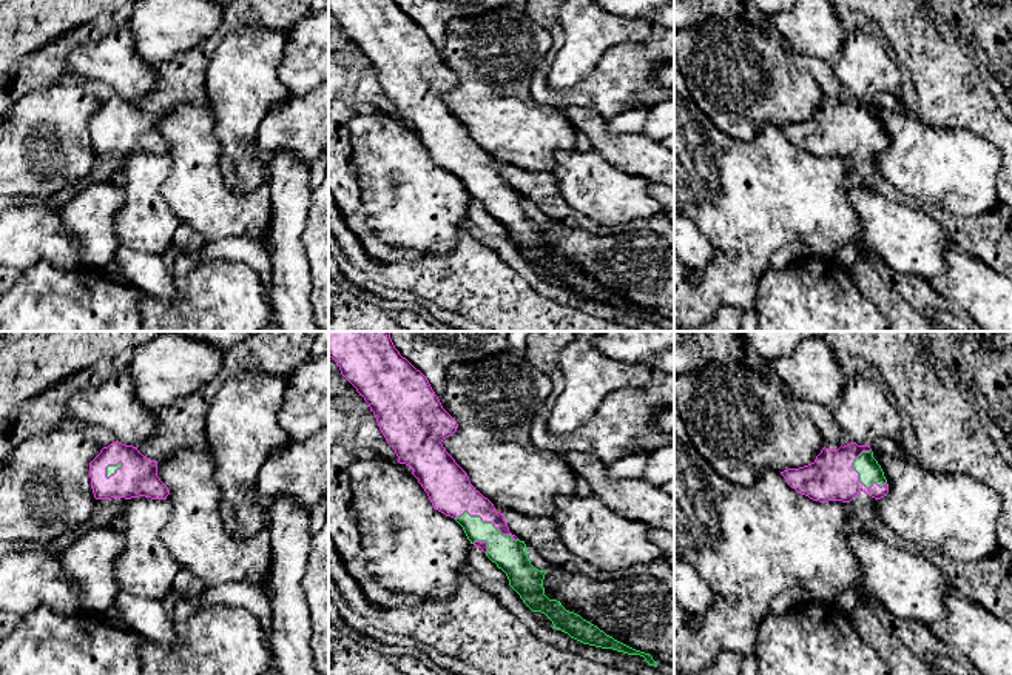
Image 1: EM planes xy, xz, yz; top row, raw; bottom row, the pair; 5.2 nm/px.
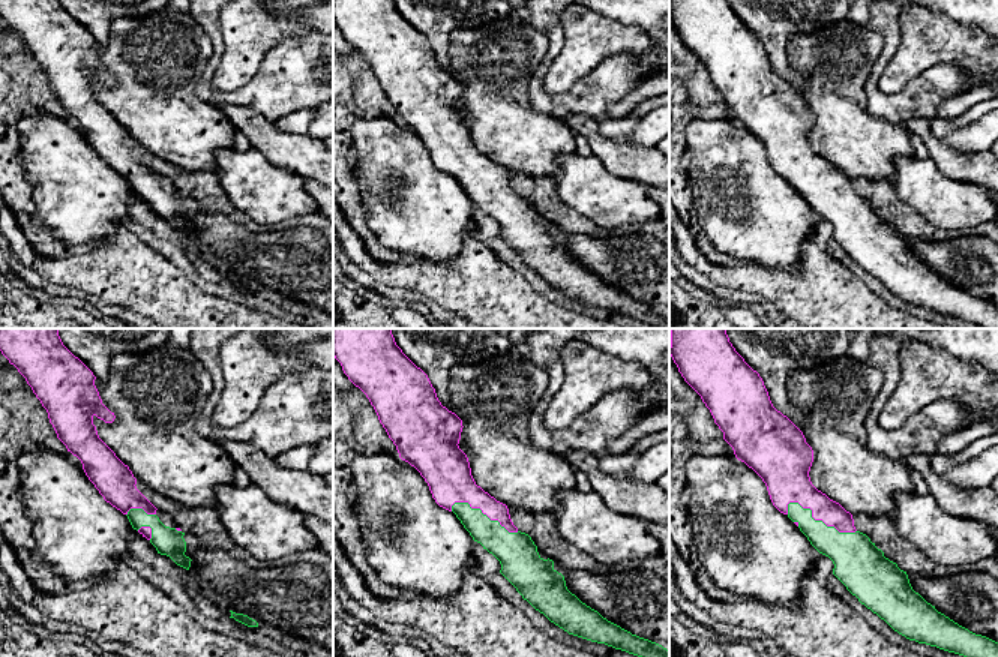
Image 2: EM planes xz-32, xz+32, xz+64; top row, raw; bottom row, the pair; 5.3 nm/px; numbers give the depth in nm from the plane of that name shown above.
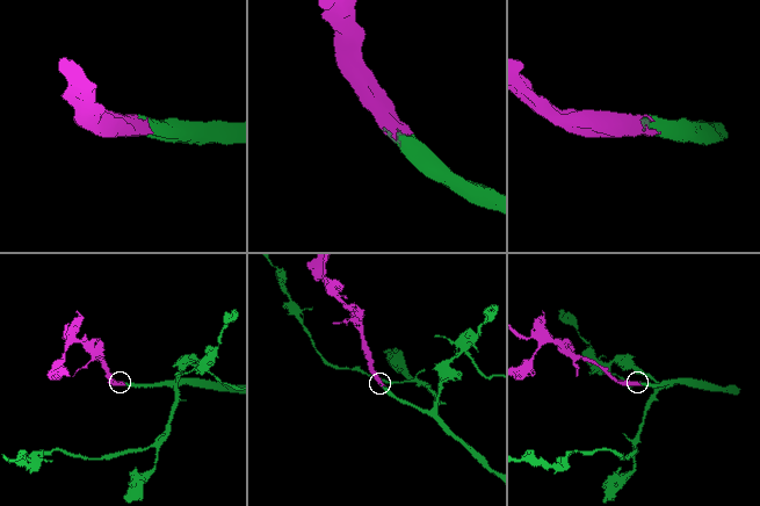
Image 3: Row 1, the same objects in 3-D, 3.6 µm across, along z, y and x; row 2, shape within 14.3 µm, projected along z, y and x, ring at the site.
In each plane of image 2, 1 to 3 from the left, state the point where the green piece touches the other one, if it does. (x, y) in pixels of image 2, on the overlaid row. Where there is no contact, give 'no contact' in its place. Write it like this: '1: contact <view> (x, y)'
1: contact xz-32 (141, 507)
2: contact xz+32 (485, 513)
3: contact xz+64 (820, 519)

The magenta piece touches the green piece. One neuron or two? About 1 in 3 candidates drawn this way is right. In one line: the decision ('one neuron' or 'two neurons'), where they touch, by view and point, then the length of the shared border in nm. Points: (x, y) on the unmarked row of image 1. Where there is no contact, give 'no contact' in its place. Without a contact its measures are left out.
one neuron; contact xz (486, 176); length 360 nm

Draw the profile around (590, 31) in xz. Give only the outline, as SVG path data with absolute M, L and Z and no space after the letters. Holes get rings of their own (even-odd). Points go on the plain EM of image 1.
M565 0L560 6L563 46L549 72L548 85L555 89L575 86L619 43L646 42L651 25L605 9L594 0Z

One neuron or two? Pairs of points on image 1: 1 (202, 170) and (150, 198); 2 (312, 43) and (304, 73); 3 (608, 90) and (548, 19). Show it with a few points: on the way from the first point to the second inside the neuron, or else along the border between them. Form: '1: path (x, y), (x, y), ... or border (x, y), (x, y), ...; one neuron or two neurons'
1: border (170, 159), (161, 196), (181, 221); two neurons
2: path (312, 51), (312, 57), (306, 65); one neuron
3: path (576, 96), (553, 96), (542, 85), (553, 51); one neuron

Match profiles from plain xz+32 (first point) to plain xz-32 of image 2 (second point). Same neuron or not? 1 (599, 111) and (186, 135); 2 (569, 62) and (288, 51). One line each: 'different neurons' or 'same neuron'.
1: different neurons
2: different neurons

